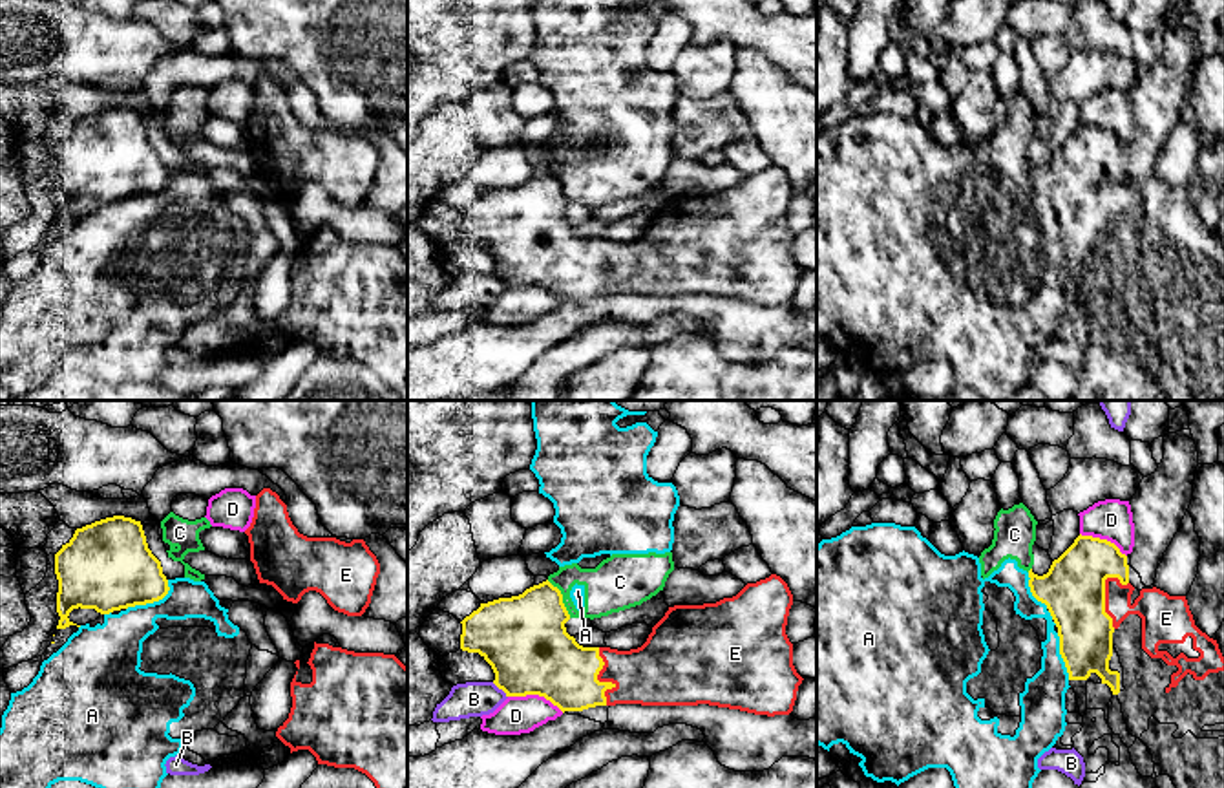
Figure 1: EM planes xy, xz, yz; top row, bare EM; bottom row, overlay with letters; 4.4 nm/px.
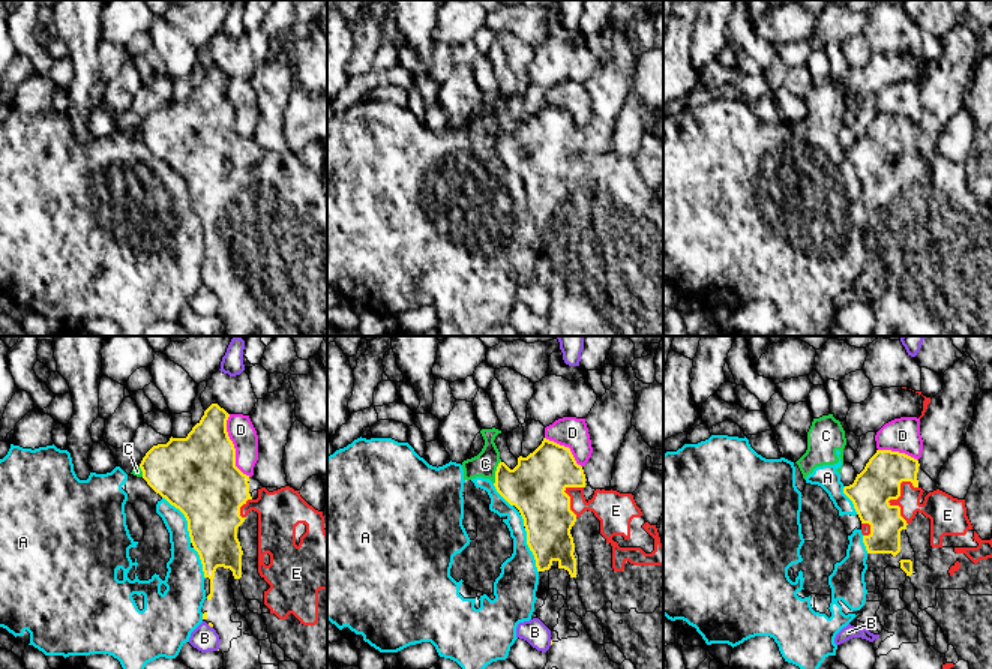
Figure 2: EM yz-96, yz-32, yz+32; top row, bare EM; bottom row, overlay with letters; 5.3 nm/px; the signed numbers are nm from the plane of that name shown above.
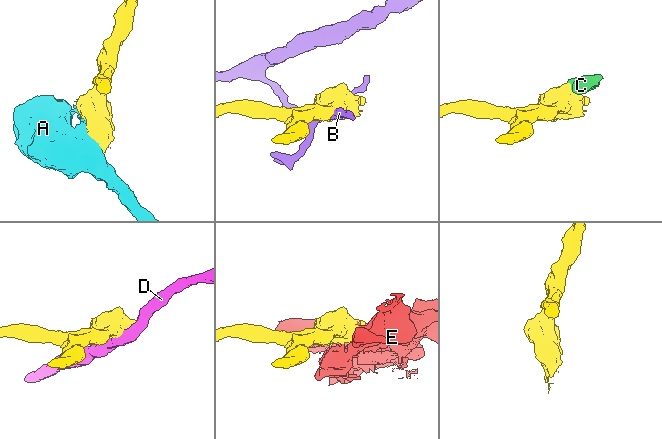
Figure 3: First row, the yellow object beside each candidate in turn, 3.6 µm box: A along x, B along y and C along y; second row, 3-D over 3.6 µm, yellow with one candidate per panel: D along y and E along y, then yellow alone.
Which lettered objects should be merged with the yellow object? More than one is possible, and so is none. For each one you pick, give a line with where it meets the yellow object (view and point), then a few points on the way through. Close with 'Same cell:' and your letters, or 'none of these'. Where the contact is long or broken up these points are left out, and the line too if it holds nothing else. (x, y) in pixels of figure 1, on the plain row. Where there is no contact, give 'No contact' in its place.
E: Touches yellow at xz (601, 273)
Same cell: E

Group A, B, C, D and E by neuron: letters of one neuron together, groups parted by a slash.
A C / B / D / E

